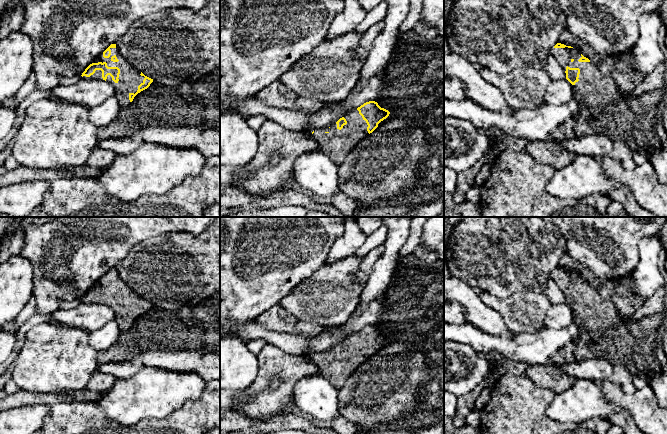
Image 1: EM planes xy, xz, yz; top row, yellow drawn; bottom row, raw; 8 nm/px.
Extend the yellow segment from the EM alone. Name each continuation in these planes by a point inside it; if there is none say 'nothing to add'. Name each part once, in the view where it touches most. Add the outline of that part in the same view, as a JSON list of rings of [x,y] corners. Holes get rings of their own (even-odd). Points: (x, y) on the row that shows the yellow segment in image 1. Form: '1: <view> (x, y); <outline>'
1: xy (129, 78); [[[110,48],[111,55],[109,58],[104,58],[101,53],[93,63],[106,62],[108,67],[118,67],[120,69],[119,81],[115,83],[110,75],[106,81],[112,84],[115,88],[115,97],[117,98],[121,108],[125,108],[130,104],[129,94],[136,93],[138,86],[143,83],[144,76],[134,66],[127,62],[116,48]]]

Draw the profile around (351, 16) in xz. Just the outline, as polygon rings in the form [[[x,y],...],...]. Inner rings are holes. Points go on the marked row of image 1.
[[[345,0],[343,9],[334,17],[327,37],[331,39],[354,31],[365,19],[367,12],[358,0]]]

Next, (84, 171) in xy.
[[[20,165],[18,168],[6,171],[0,175],[0,189],[11,184],[23,181],[46,180],[52,182],[56,179],[68,178],[96,178],[102,173],[101,169],[87,166],[70,167],[63,169],[40,169]]]

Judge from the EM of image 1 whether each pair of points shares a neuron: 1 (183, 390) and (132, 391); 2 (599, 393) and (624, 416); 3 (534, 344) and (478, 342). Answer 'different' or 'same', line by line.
1: same
2: different
3: same

